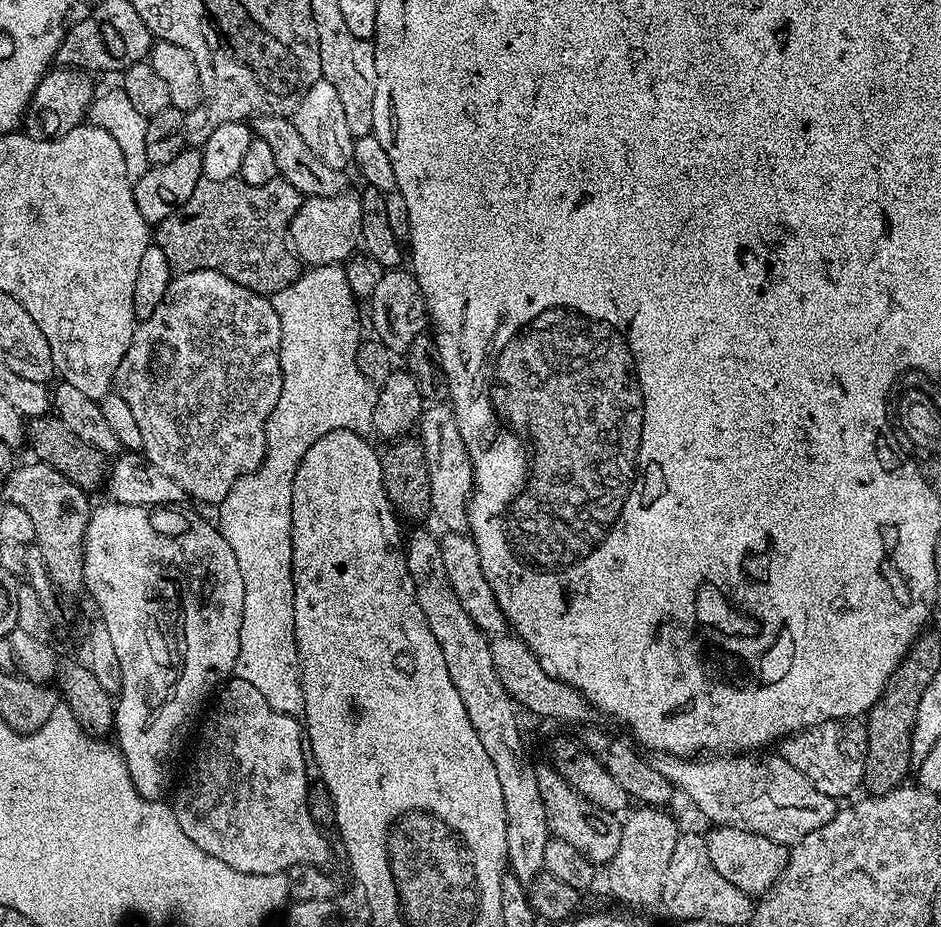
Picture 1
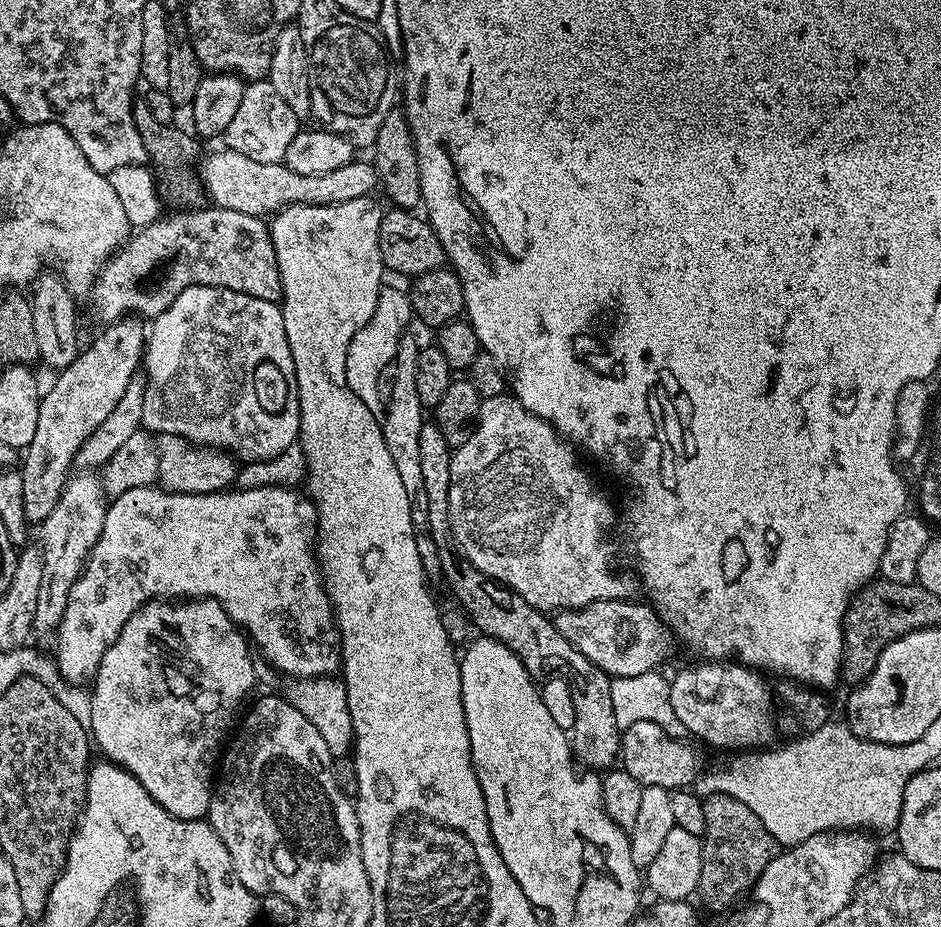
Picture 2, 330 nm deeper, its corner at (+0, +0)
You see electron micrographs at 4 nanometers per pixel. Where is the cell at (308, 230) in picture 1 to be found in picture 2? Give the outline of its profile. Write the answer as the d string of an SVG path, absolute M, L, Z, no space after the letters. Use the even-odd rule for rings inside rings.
M196 206L191 210L176 210L180 212L174 213L173 216L168 216L168 214L161 215L159 220L148 224L145 228L139 229L135 234L129 235L122 247L105 262L104 269L96 275L96 281L90 293L92 312L101 320L101 325L105 326L121 320L121 318L129 314L135 314L141 318L154 318L158 314L162 314L162 310L166 310L166 306L170 306L170 302L174 302L174 298L178 298L178 294L182 294L182 290L186 290L190 286L218 286L226 290L238 290L238 294L250 294L254 298L262 298L263 300L271 300L273 302L279 301L281 297L280 275L278 274L278 262L276 261L276 255L272 246L272 233L269 225L259 216L242 214L238 210L226 210L225 208L217 208L215 206L207 206L208 208L200 207Z

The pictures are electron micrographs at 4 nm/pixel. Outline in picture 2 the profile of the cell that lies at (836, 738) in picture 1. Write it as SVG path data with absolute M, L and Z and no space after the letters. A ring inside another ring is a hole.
M696 662L693 668L684 668L676 677L671 677L668 685L670 706L674 706L674 714L678 714L678 720L689 737L697 736L716 748L760 750L772 736L772 724L764 717L764 708L771 706L772 696L774 700L774 692L764 685L763 678L759 671L735 662Z

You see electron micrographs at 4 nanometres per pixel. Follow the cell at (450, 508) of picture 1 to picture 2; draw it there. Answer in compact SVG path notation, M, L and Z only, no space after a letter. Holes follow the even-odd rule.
M505 394L485 396L481 399L480 414L476 417L470 438L466 438L466 442L462 442L462 446L453 451L450 462L448 517L452 523L452 533L456 543L464 551L466 558L470 558L470 562L474 562L478 570L482 570L482 574L526 598L530 606L540 609L545 614L555 614L569 608L585 608L599 600L630 600L637 595L635 593L637 581L635 579L632 581L630 577L612 569L612 544L608 541L608 531L612 528L612 504L596 489L595 482L588 477L588 472L580 465L579 458L581 459L574 451L573 445L559 436L545 420L530 414L530 410L526 410L526 406L522 406L522 402L518 402L515 396Z

